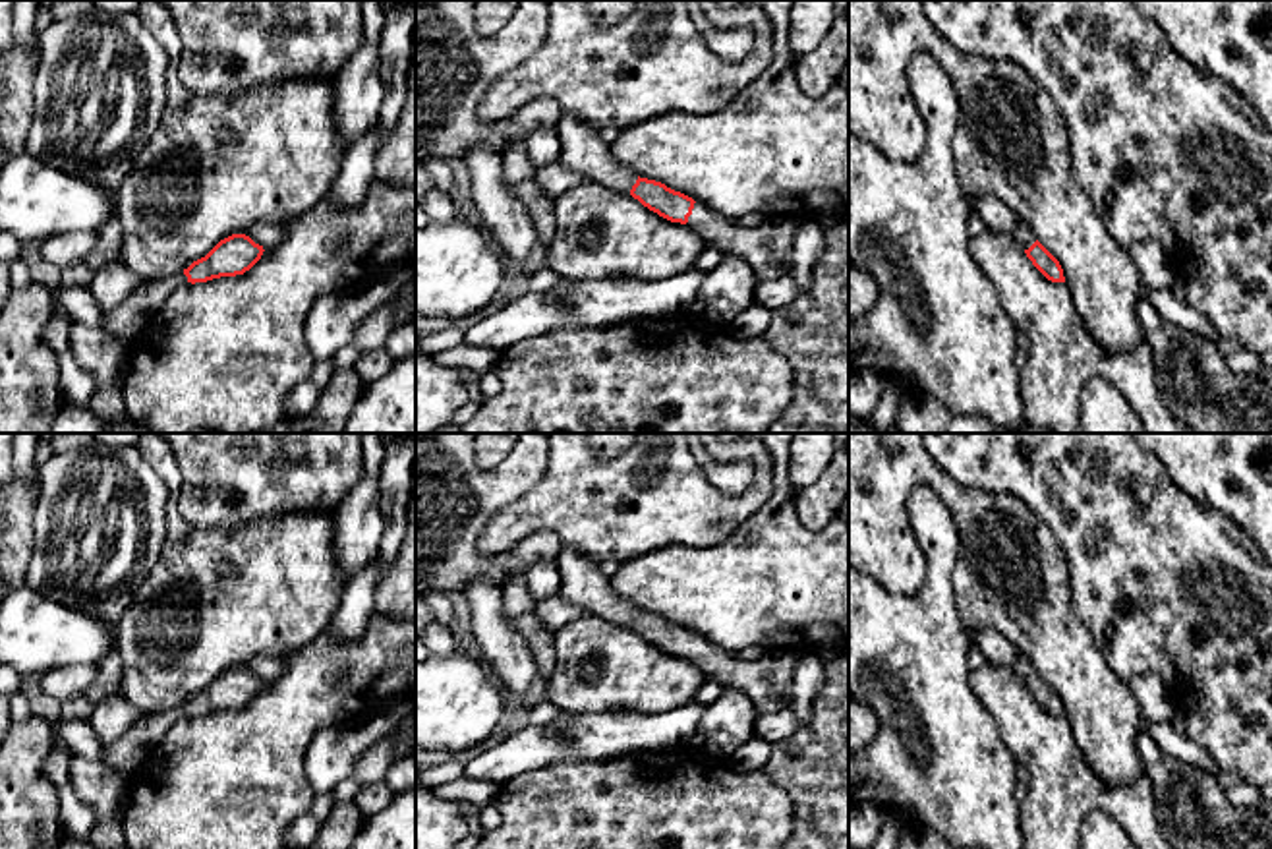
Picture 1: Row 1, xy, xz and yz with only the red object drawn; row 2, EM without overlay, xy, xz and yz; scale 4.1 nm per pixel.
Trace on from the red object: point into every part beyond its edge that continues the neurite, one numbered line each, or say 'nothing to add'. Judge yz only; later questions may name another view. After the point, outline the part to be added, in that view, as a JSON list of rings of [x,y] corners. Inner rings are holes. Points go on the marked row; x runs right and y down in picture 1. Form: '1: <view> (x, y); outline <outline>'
1: yz (1021, 234); outline [[[1019,224],[1015,230],[1009,232],[1009,236],[1023,251],[1036,242],[1036,236],[1025,224]]]

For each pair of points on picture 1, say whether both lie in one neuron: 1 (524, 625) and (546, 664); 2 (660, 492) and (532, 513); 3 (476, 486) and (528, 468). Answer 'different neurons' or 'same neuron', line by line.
1: same neuron
2: same neuron
3: same neuron

